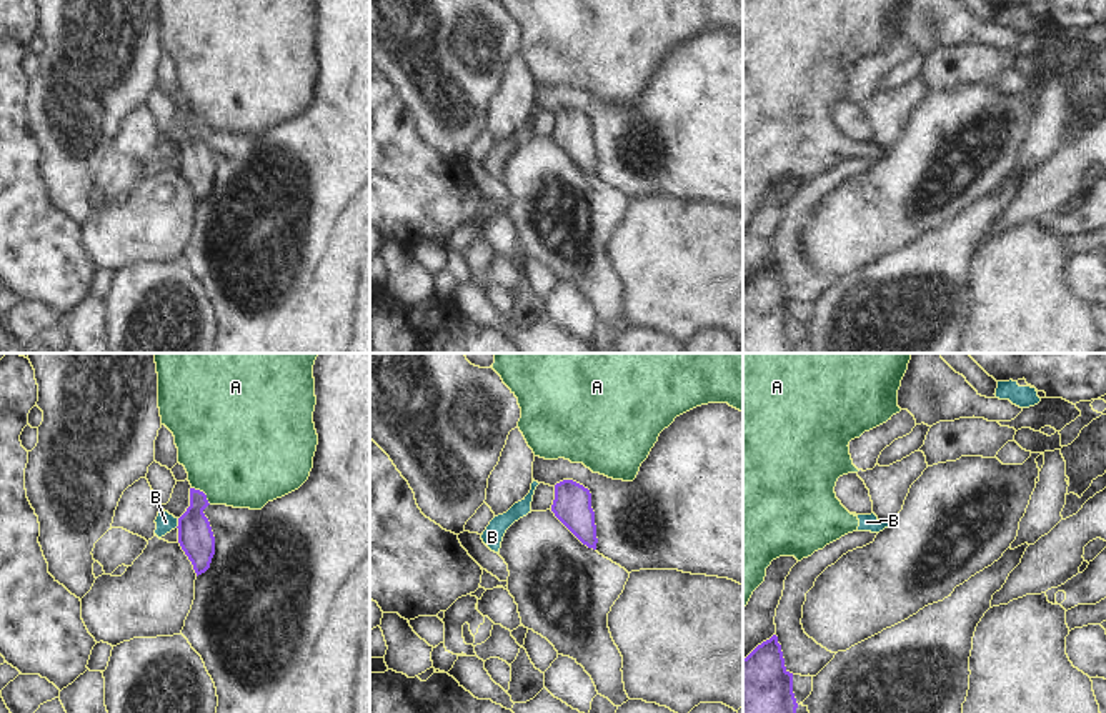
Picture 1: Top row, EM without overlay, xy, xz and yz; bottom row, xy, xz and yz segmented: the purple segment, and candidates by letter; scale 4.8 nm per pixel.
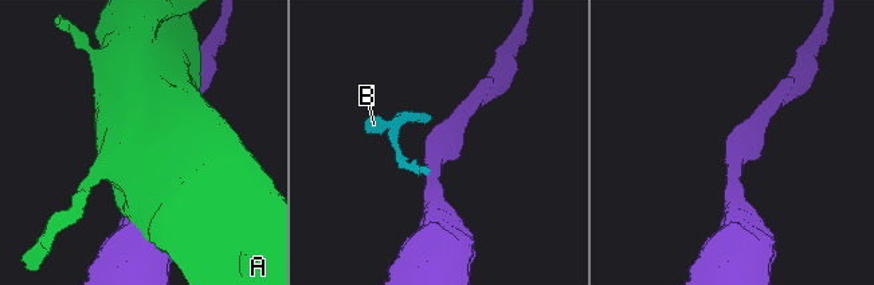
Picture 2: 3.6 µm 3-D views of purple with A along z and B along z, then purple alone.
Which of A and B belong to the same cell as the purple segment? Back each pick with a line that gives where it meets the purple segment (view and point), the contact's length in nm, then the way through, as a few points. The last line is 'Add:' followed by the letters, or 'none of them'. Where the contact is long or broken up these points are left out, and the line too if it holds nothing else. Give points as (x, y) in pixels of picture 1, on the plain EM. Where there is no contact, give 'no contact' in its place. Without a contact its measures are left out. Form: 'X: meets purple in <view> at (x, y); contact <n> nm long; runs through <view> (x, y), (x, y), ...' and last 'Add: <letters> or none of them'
Add: none of them

